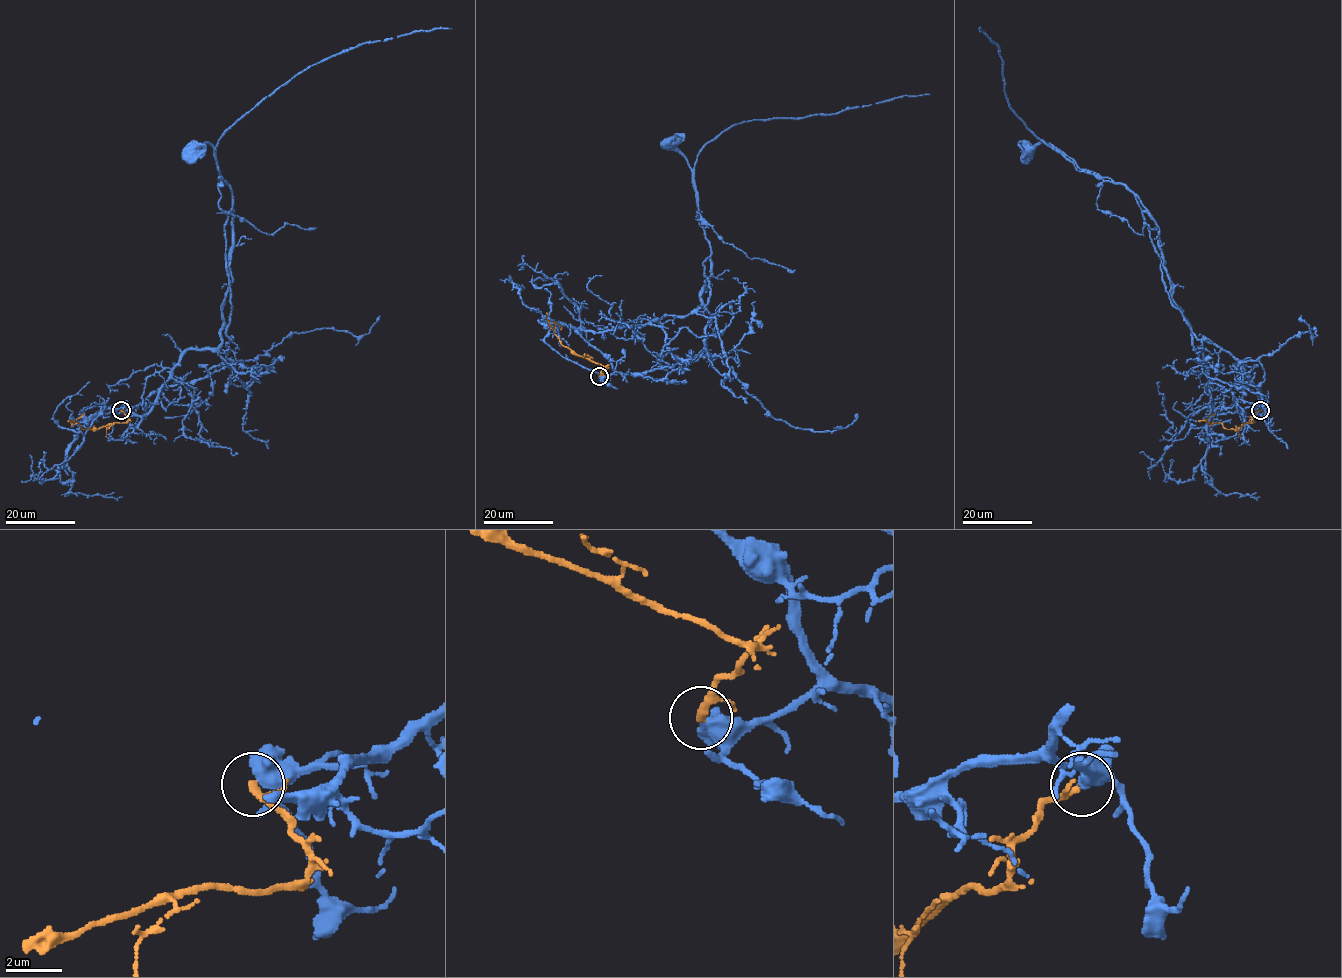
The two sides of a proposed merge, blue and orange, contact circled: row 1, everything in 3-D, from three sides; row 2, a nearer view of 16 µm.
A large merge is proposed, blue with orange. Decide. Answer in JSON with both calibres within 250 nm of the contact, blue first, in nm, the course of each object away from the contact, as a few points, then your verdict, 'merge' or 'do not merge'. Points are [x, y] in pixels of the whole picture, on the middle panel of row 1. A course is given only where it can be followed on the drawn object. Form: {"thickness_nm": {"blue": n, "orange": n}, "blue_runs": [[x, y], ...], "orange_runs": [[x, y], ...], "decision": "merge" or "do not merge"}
{"thickness_nm": {"blue": 700, "orange": 190}, "blue_runs": [[600, 376], [682, 364], [706, 344], [703, 265], [711, 247], [692, 171], [671, 141]], "orange_runs": [[600, 376], [607, 367], [564, 347], [550, 322], [557, 323], [560, 329]], "decision": "do not merge"}

